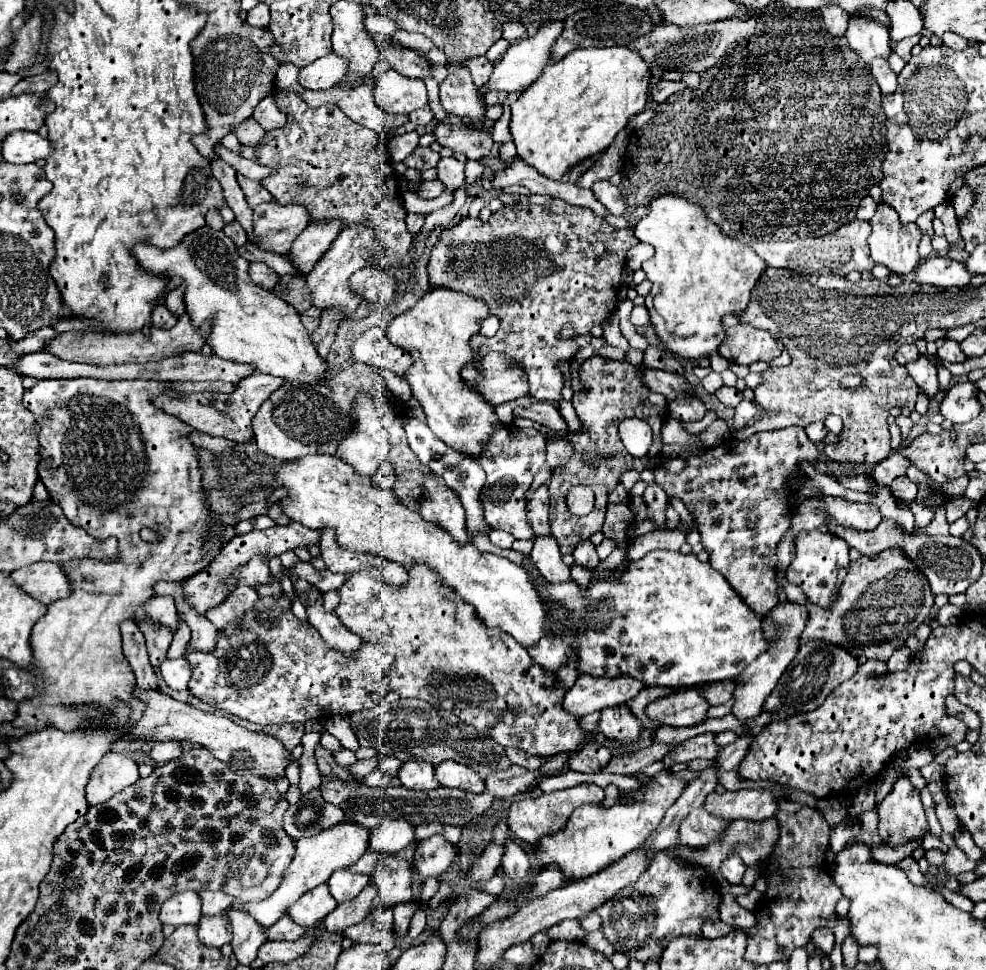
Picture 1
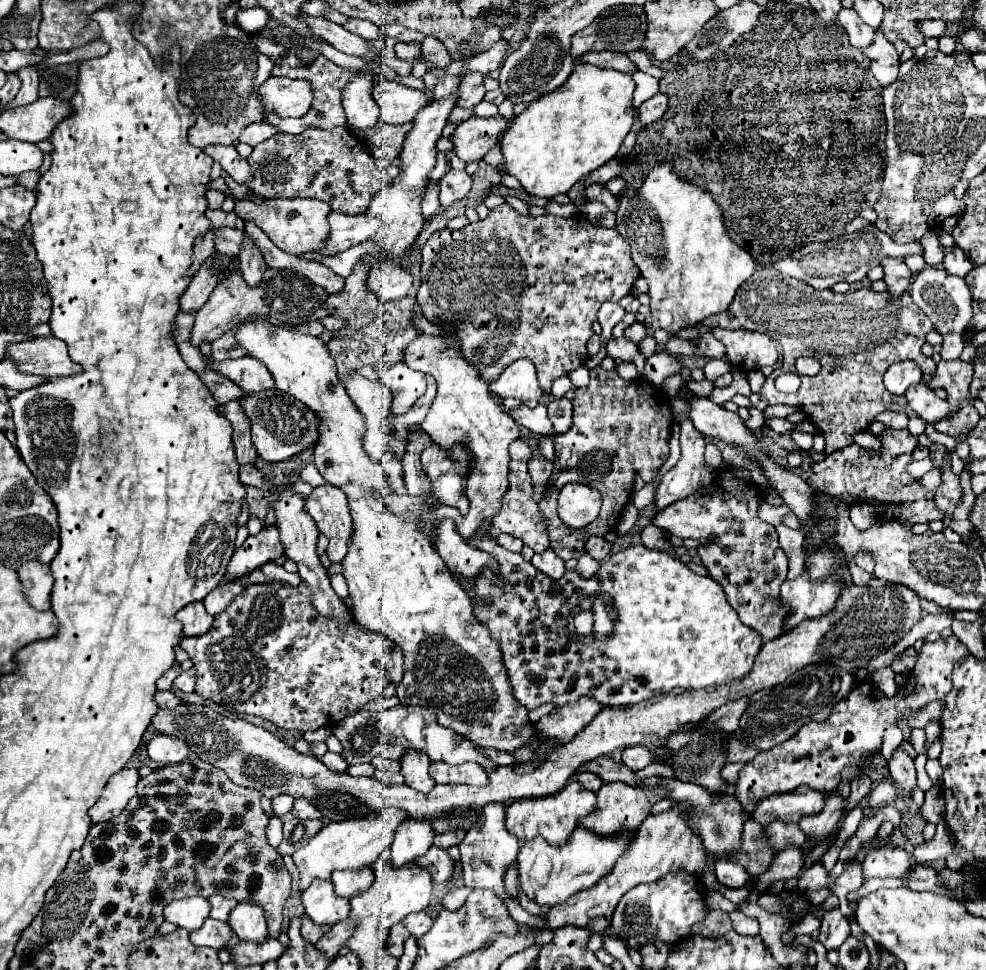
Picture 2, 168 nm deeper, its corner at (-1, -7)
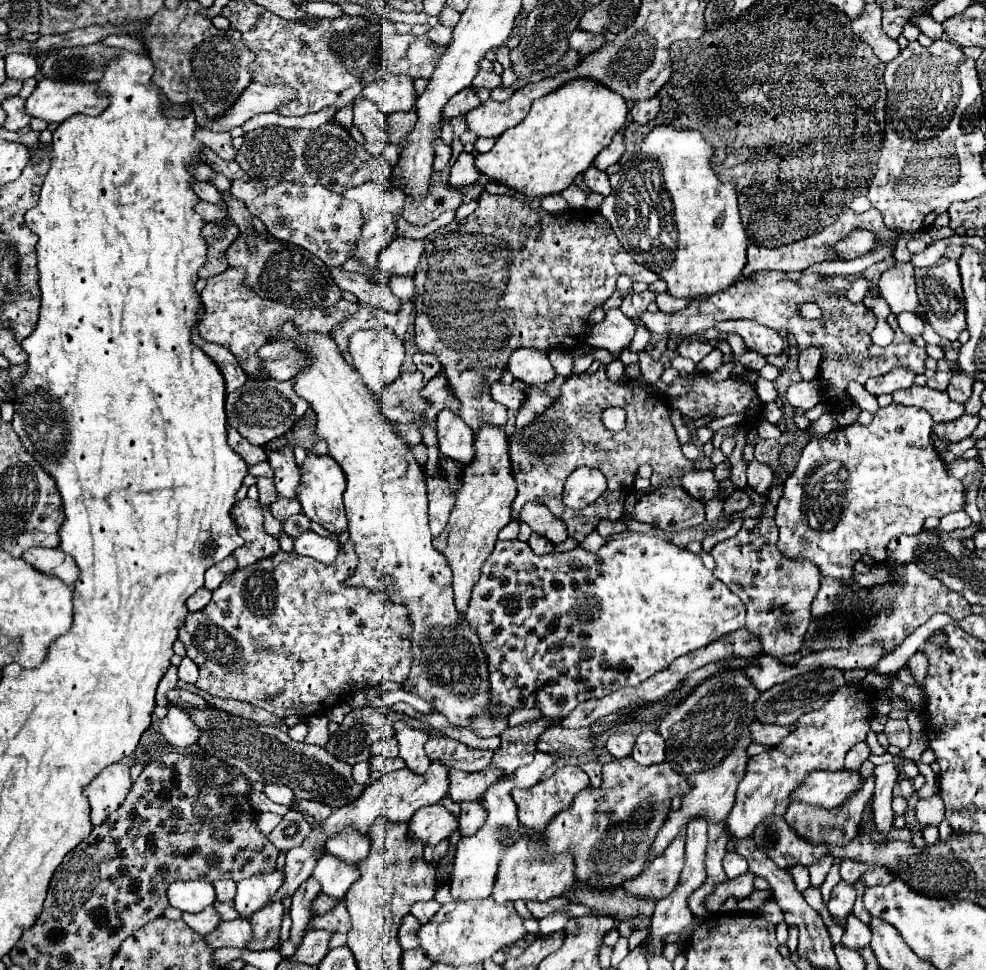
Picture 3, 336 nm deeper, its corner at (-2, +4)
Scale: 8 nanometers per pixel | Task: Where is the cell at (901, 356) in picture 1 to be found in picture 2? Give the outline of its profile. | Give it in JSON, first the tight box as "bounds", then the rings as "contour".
{"bounds":[885,362,923,396],"contour":[[[897,362],[891,364],[891,368],[885,372],[885,388],[893,396],[903,396],[903,392],[921,378],[923,374],[919,372],[919,366],[915,362]]]}

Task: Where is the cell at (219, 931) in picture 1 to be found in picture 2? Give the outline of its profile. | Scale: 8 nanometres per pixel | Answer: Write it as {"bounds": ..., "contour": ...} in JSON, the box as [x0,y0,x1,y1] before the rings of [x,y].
{"bounds":[189,918,231,950],"contour":[[[207,918],[205,924],[199,930],[189,934],[189,938],[195,946],[209,946],[209,948],[221,950],[231,940],[231,928],[229,928],[227,922]]]}

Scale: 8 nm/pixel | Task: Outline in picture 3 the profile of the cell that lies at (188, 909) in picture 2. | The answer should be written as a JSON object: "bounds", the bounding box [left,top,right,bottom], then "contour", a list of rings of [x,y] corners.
{"bounds":[168,881,214,913],"contour":[[[176,881],[168,887],[170,905],[186,913],[200,913],[212,905],[214,899],[214,887],[208,881]]]}

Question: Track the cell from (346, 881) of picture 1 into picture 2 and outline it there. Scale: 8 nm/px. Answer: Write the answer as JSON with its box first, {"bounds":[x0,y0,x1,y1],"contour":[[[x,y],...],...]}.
{"bounds":[331,868,373,898],"contour":[[[359,868],[359,870],[335,870],[331,874],[331,882],[335,886],[335,892],[343,898],[351,898],[357,892],[363,892],[371,886],[373,880],[373,868]]]}

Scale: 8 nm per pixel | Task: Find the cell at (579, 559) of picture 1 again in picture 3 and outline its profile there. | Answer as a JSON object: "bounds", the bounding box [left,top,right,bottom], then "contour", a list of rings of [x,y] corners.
{"bounds":[596,521,626,537],"contour":[[[600,521],[596,531],[600,533],[600,537],[610,537],[610,535],[616,535],[616,533],[624,533],[626,525],[620,523],[620,521]]]}

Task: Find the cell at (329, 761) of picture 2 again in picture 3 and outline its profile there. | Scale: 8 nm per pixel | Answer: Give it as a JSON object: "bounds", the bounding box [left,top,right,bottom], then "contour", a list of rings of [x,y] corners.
{"bounds":[304,715,328,747],"contour":[[[312,715],[308,717],[308,737],[304,739],[304,743],[314,743],[314,745],[320,745],[320,747],[326,747],[328,745],[328,719],[326,715]]]}

